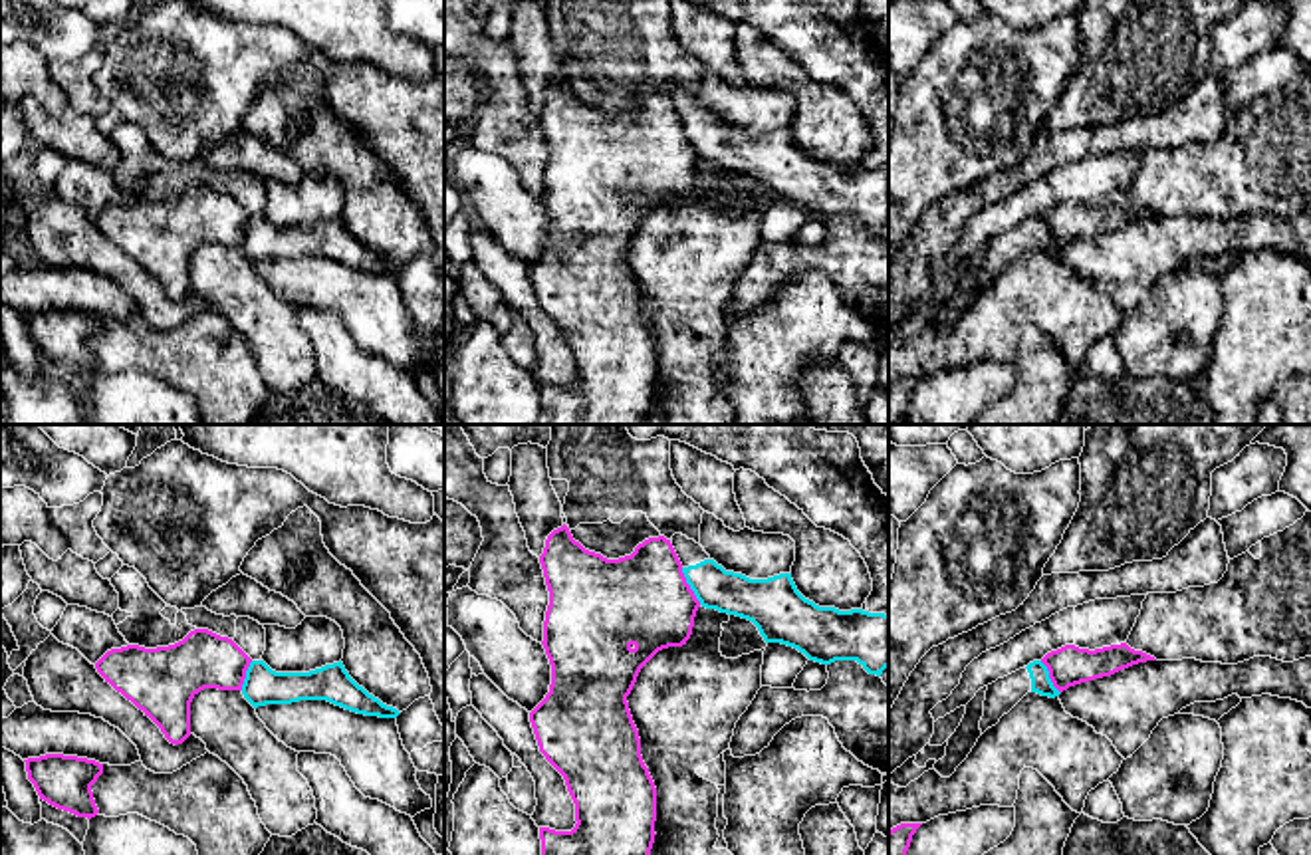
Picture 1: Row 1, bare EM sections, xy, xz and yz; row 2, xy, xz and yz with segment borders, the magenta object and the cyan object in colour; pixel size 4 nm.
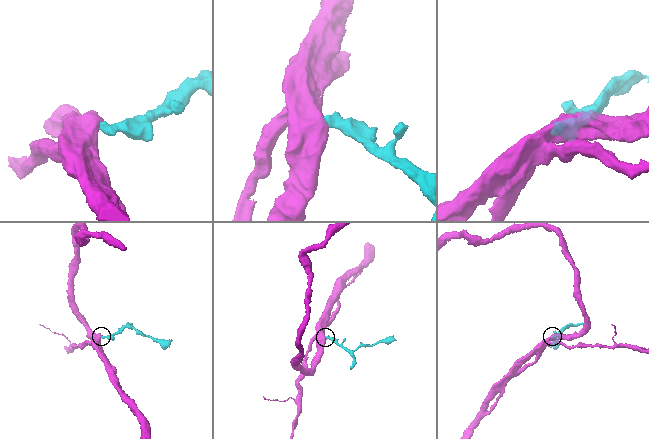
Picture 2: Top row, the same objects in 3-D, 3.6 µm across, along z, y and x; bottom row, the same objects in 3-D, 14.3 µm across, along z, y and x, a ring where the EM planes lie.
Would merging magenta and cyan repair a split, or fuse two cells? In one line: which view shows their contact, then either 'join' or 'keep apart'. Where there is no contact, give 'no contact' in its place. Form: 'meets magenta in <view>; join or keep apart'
meets magenta in xz; keep apart

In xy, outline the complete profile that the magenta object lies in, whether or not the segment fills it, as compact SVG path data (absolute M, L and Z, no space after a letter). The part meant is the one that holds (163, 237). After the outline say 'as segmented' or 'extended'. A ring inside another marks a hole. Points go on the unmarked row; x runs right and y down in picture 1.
M194 184L169 202L111 204L95 224L177 302L190 292L192 254L204 244L242 246L250 218L232 194Z; as segmented

